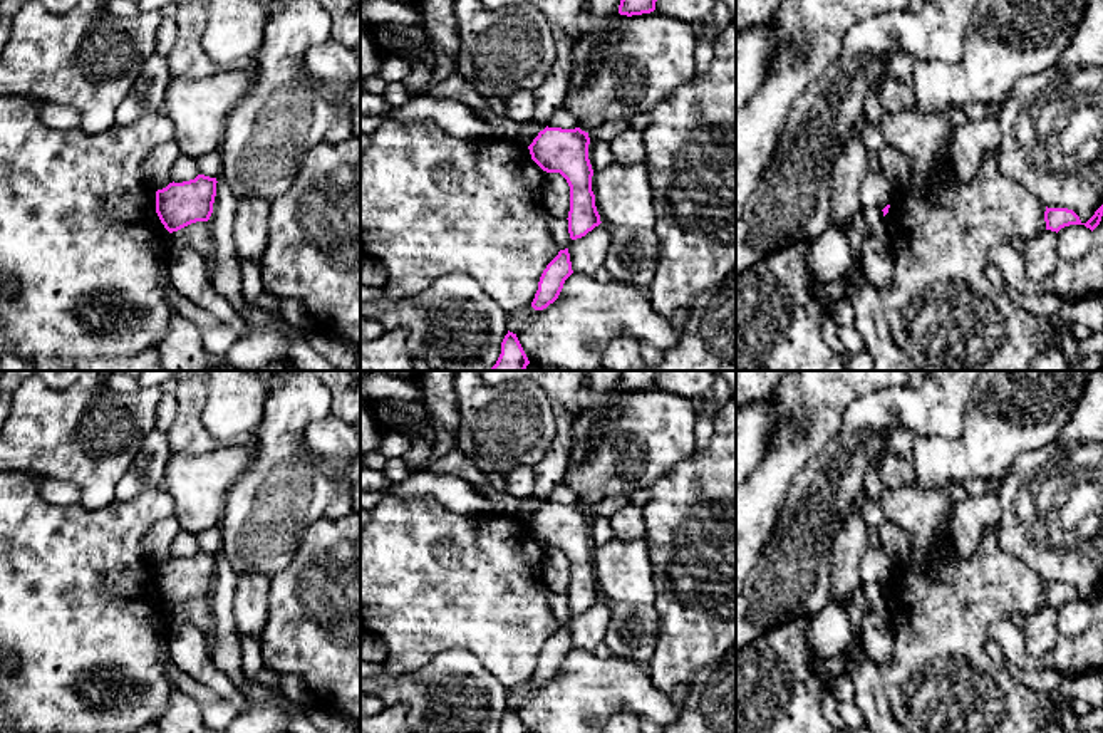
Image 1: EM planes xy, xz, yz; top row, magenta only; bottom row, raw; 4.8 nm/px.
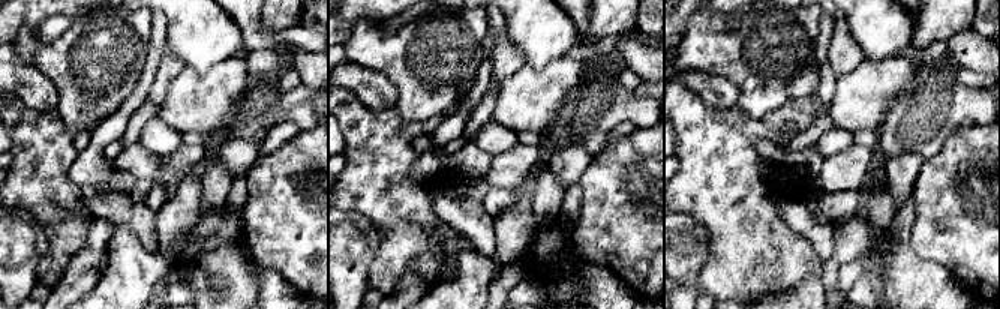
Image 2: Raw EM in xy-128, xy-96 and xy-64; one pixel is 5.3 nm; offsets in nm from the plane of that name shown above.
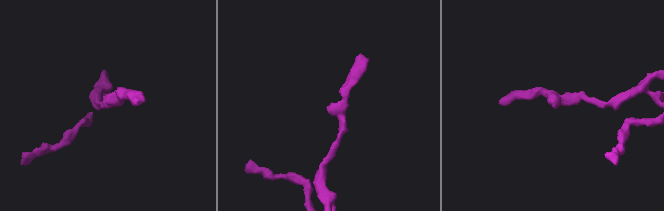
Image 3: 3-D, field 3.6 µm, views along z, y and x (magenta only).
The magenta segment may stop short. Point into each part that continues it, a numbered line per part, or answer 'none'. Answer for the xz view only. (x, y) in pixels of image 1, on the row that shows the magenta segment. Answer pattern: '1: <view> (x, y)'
none

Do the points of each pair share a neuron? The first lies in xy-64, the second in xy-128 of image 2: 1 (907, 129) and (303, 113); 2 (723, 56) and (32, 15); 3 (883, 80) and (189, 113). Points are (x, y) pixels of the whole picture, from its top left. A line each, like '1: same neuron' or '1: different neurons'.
1: same neuron
2: different neurons
3: same neuron

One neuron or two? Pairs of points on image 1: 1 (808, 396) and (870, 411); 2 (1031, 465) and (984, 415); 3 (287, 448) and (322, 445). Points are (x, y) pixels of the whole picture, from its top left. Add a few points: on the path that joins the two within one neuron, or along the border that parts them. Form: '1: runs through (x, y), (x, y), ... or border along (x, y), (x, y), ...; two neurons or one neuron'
1: border along (882, 388), (855, 400), (840, 433), (828, 441); two neurons
2: border along (1056, 438), (1023, 452), (1013, 468), (996, 485); two neurons
3: border along (329, 413), (304, 431), (317, 460); two neurons

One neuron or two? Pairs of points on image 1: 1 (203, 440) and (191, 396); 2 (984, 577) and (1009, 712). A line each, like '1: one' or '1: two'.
1: one
2: one

